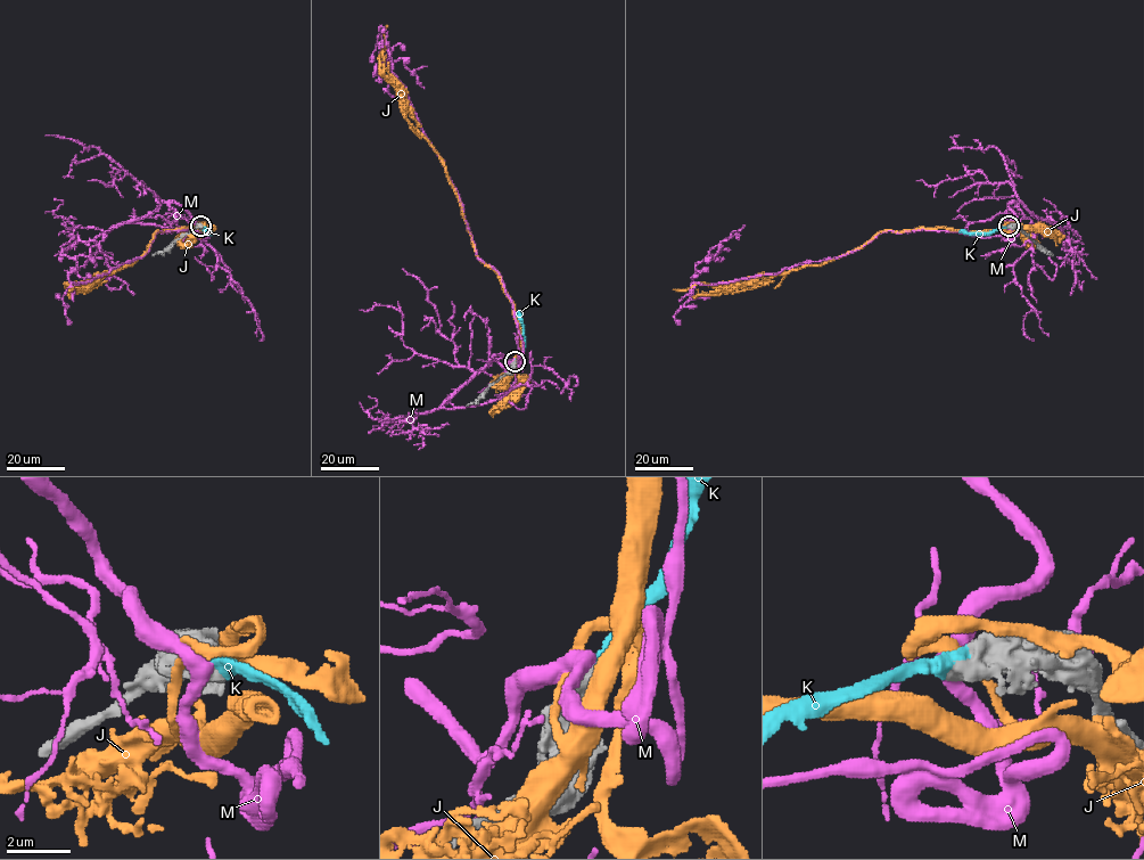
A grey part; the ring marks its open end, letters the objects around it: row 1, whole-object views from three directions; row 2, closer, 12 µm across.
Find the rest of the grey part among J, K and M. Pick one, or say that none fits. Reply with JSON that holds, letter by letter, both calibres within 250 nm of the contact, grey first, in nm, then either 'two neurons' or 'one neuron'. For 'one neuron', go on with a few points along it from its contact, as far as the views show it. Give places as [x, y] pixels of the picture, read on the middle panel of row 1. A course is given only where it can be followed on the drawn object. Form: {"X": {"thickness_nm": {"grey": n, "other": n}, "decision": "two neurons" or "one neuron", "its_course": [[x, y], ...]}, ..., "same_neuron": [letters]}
{"J": {"thickness_nm": {"grey": 650, "other": 280}, "decision": "two neurons"}, "K": {"thickness_nm": {"grey": 900, "other": 380}, "decision": "one neuron", "its_course": [[515, 361], [524, 338], [518, 311]]}, "M": {"thickness_nm": {"grey": 750, "other": 460}, "decision": "two neurons"}, "same_neuron": ["K"]}

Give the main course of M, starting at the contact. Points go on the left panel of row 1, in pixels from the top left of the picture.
M: (200, 227), (207, 238), (156, 232), (141, 258), (76, 285), (67, 277), (76, 261), (60, 253), (80, 226)

